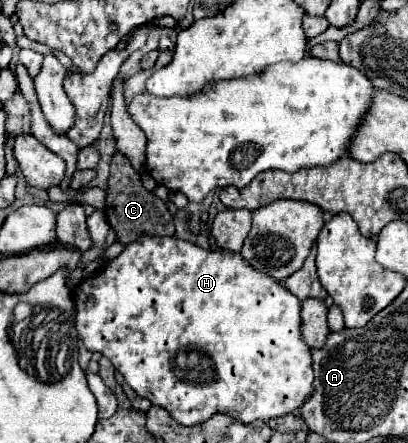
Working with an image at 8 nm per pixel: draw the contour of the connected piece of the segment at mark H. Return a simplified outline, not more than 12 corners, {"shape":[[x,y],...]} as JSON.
{"shape":[[142,235],[74,289],[78,341],[178,423],[312,393],[300,299]]}

